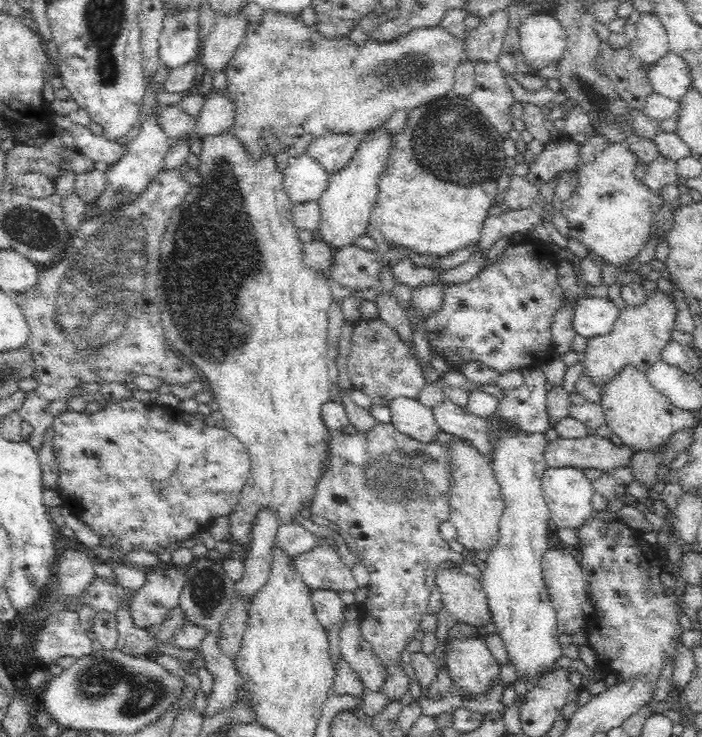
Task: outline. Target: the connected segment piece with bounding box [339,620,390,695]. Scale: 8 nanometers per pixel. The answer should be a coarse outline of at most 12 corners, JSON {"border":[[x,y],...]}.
{"border":[[341,622],[340,650],[368,692],[386,695],[390,666],[359,626]]}

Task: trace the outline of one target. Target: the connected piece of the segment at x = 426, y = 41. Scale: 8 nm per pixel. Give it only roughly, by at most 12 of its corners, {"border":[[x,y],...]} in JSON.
{"border":[[250,22],[224,69],[254,153],[361,136],[453,90],[469,40]]}

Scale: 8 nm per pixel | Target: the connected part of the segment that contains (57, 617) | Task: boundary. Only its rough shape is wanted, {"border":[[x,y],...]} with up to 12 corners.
{"border":[[74,609],[50,616],[33,650],[44,664],[93,650]]}

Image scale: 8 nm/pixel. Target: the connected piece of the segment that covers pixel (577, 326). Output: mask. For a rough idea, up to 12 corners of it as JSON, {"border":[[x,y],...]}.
{"border":[[602,296],[577,297],[574,330],[607,335],[621,309]]}

